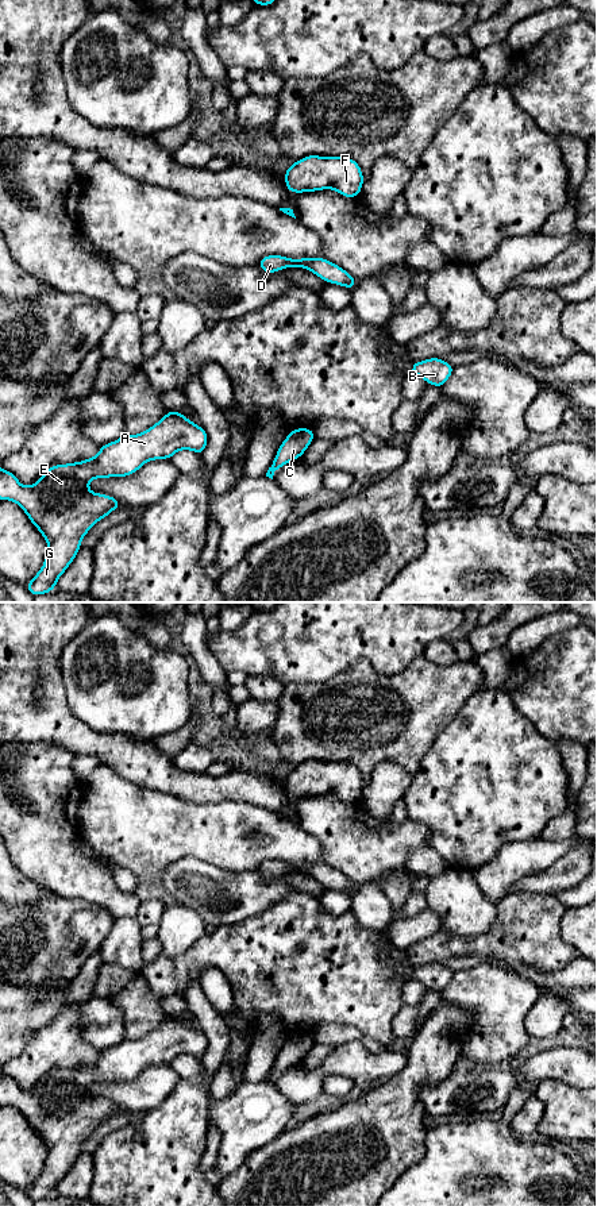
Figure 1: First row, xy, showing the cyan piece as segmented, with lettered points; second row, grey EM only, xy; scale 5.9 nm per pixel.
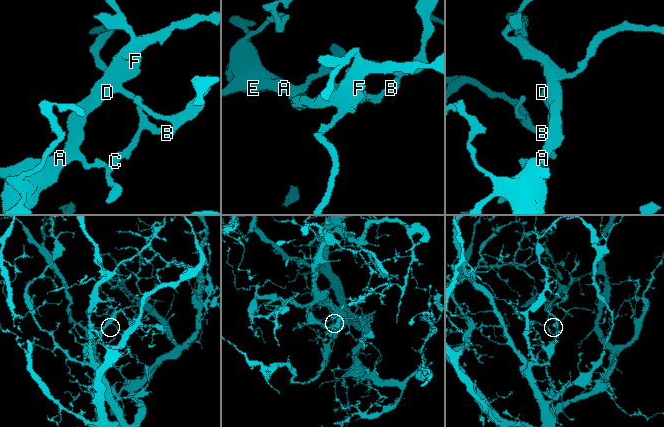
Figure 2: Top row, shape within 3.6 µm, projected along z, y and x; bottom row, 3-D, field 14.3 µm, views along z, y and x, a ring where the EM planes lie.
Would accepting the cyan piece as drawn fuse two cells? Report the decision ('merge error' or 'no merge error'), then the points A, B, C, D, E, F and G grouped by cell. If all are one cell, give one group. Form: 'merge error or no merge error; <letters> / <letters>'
no merge error; A B C D E F G

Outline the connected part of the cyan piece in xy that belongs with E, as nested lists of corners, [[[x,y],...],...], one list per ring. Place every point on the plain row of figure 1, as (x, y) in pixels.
[[[169,1016],[151,1033],[138,1039],[124,1039],[115,1047],[100,1052],[92,1064],[53,1070],[32,1091],[23,1091],[15,1079],[0,1072],[0,1105],[16,1107],[47,1147],[47,1159],[42,1174],[26,1190],[35,1202],[55,1194],[58,1183],[66,1176],[81,1153],[81,1144],[101,1124],[122,1110],[119,1105],[93,1098],[88,1089],[95,1083],[127,1082],[138,1076],[147,1066],[170,1064],[180,1055],[201,1060],[208,1049],[203,1032],[177,1016]]]

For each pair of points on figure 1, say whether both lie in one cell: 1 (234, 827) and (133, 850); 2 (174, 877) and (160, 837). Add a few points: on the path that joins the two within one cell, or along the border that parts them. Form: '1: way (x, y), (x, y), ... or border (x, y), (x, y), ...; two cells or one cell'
1: way (208, 829), (158, 829); one cell
2: border (200, 859), (191, 856), (178, 858), (154, 879); two cells

